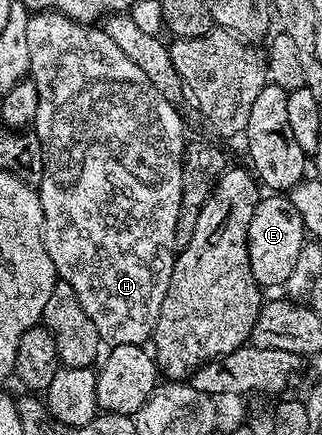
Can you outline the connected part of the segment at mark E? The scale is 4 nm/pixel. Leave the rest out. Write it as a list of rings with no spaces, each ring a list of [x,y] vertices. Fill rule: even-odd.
[[[284,193],[265,194],[257,203],[248,225],[248,256],[254,281],[264,289],[283,288],[290,273],[294,273],[298,253],[302,253],[305,242],[304,219],[298,209],[294,209],[291,198]]]

